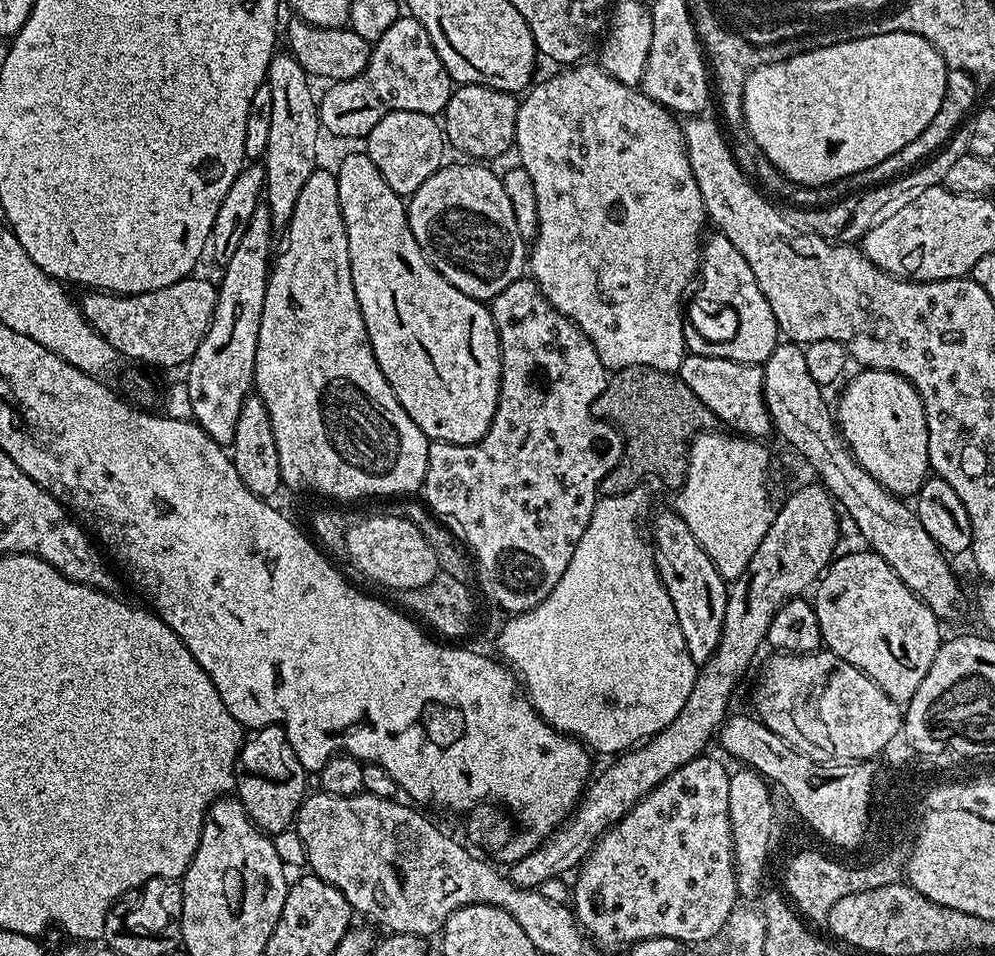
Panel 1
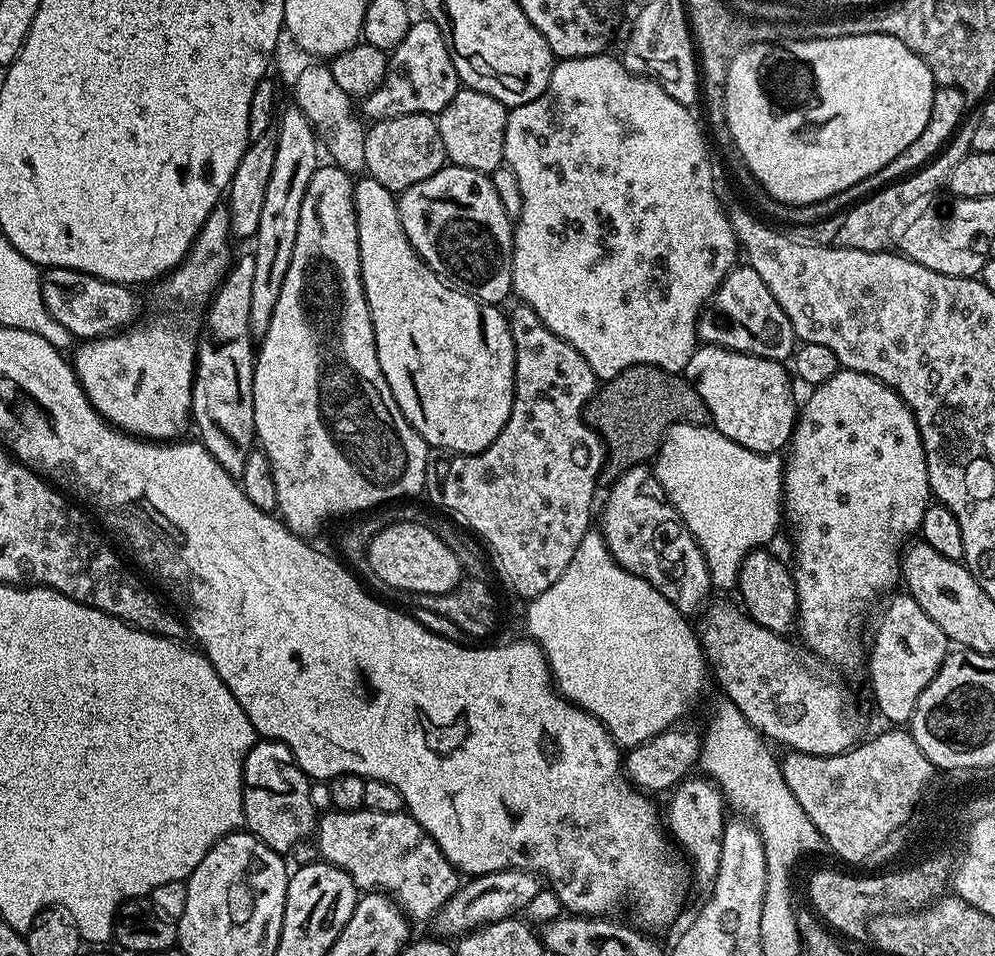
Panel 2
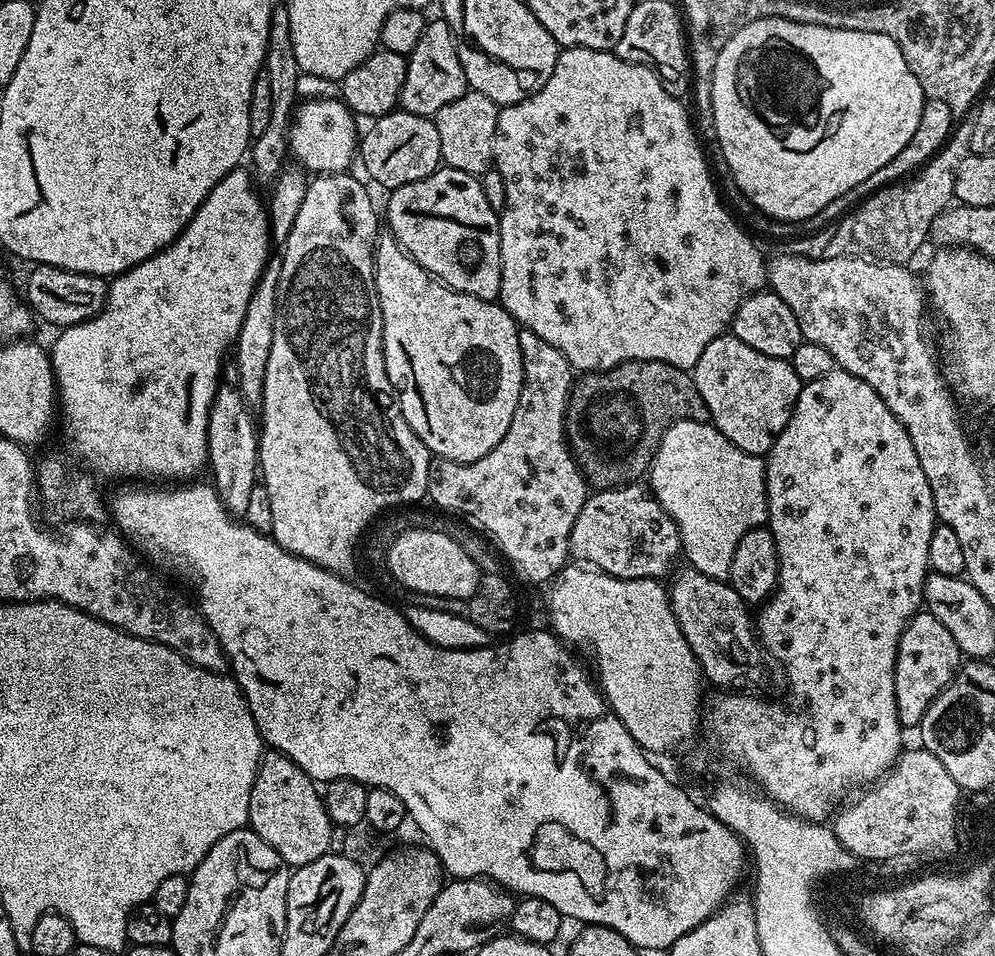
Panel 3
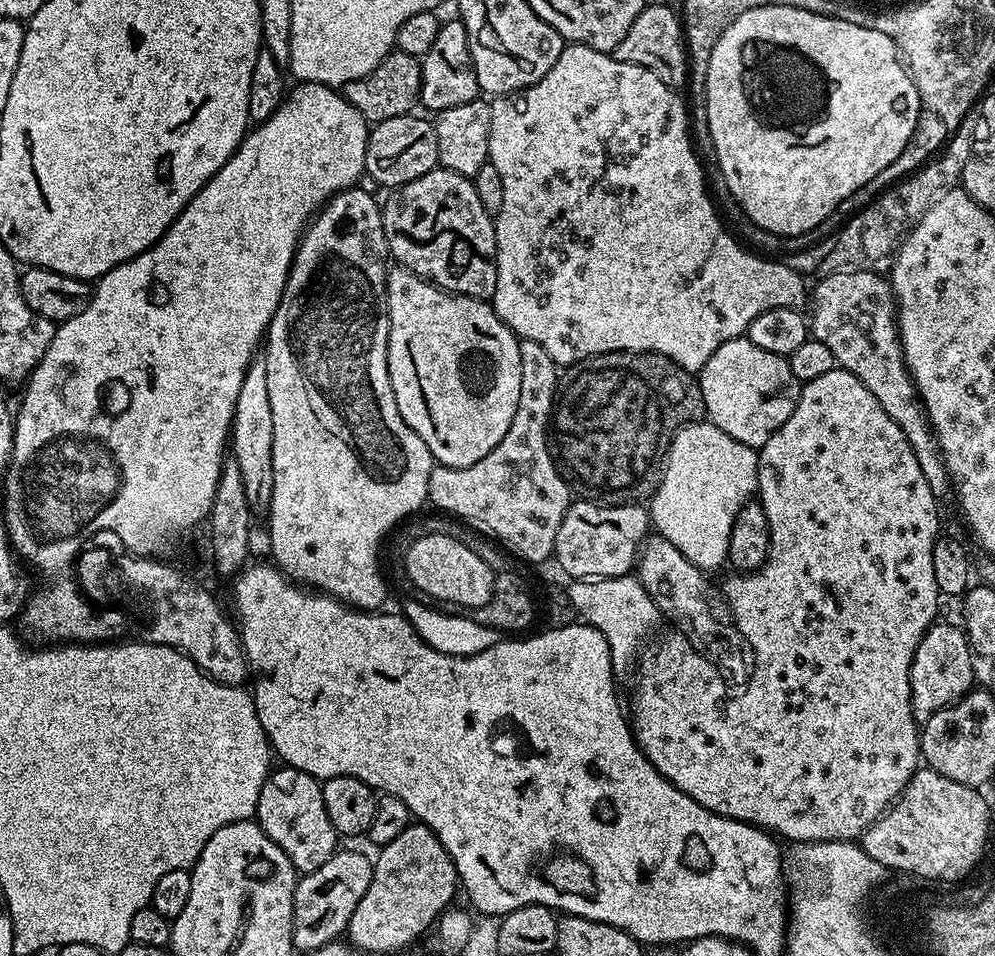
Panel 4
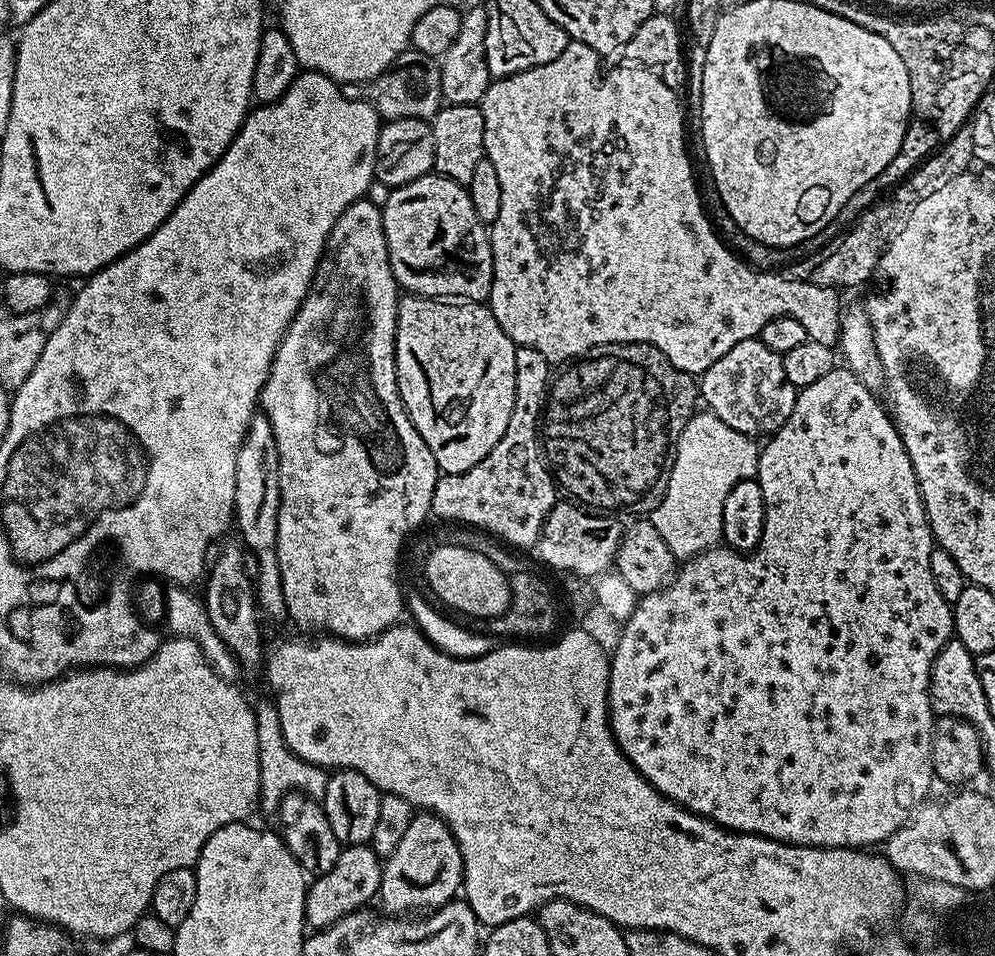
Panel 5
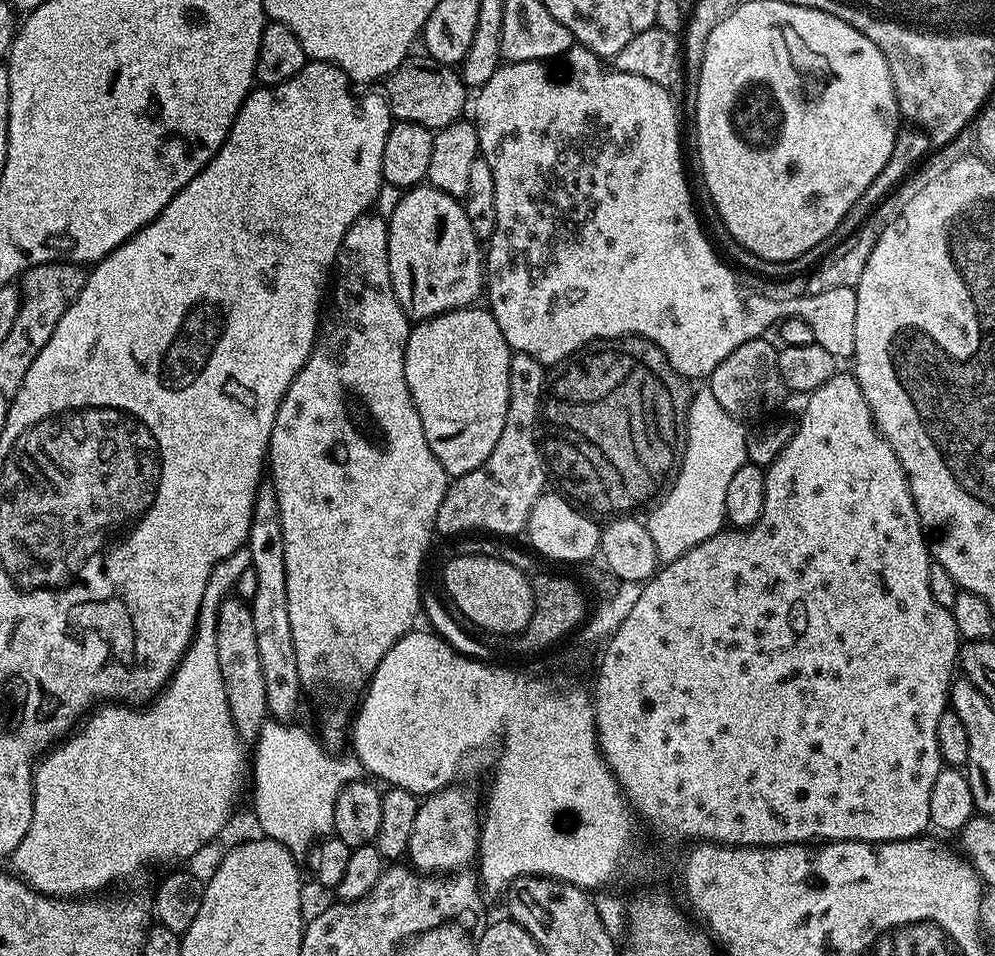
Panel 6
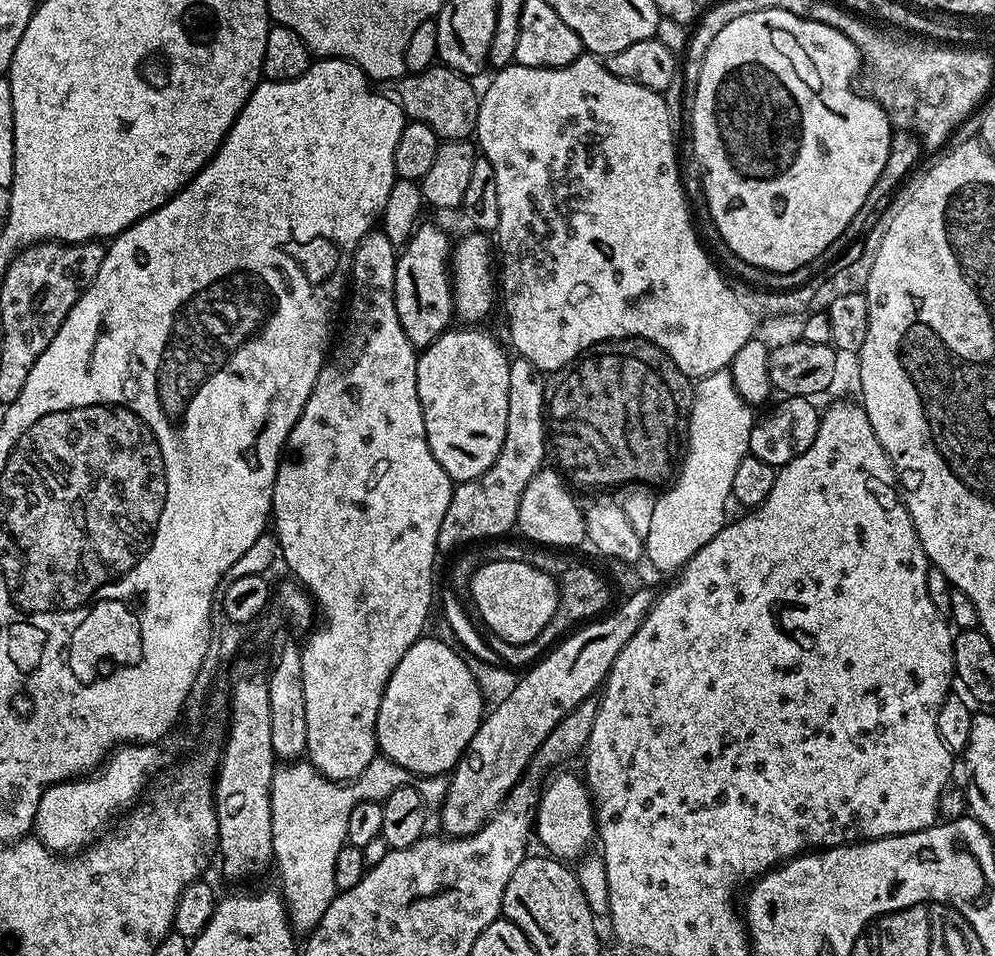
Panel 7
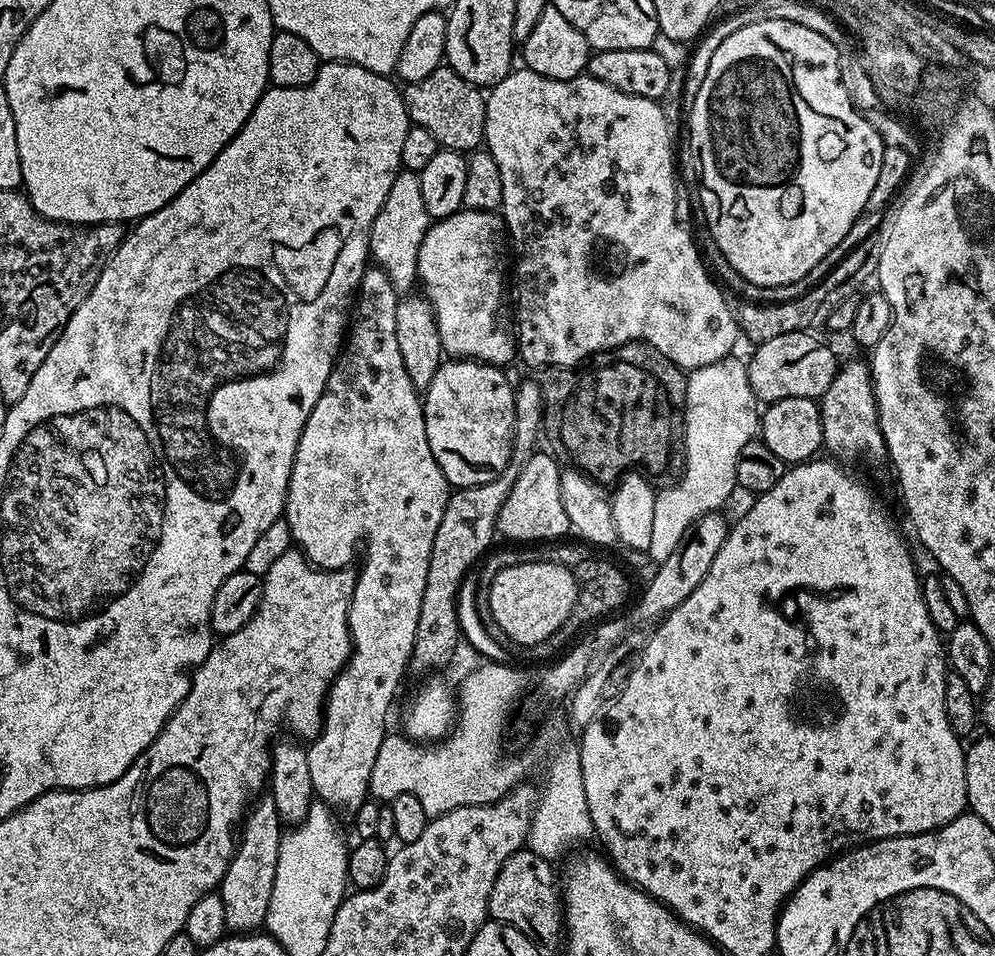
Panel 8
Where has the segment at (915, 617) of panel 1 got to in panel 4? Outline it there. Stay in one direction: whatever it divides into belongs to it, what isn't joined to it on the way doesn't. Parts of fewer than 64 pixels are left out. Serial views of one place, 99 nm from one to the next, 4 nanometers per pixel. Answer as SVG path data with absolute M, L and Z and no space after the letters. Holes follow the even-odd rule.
M937 622L928 629L928 632L922 638L922 642L918 642L916 653L910 666L912 713L916 715L917 721L929 720L939 708L946 708L973 691L974 684L972 684L972 679L975 678L976 672L972 669L972 660L974 661L974 653L968 647L968 638L965 636L964 629L959 623L943 624L943 622Z

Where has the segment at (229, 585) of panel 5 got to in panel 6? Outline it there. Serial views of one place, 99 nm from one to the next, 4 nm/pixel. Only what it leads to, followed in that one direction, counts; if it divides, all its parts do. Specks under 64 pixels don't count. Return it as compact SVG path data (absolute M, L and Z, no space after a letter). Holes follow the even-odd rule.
M236 594L224 597L218 612L218 661L225 682L226 702L240 739L254 742L270 713L266 706L266 681L262 679L262 662L258 659L258 641L254 634L254 614L247 599Z

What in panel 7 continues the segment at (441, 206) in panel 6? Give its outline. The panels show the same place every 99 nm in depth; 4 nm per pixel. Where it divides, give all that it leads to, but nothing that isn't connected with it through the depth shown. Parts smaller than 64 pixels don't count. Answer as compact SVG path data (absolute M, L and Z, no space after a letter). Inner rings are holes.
M417 223L408 243L399 249L394 274L394 306L398 310L398 322L402 322L406 338L417 350L433 344L454 320L450 271L450 253L454 244L451 239L442 244L442 238L450 238L443 227L424 223Z

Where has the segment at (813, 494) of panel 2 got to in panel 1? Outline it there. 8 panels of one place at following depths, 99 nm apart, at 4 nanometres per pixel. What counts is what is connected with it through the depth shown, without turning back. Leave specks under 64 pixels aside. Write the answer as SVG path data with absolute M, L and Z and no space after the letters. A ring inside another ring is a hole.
M870 368L857 371L857 376L844 388L840 401L834 404L834 420L838 432L853 458L871 474L881 486L901 498L915 497L924 481L929 479L928 431L926 414L918 390L896 372Z

